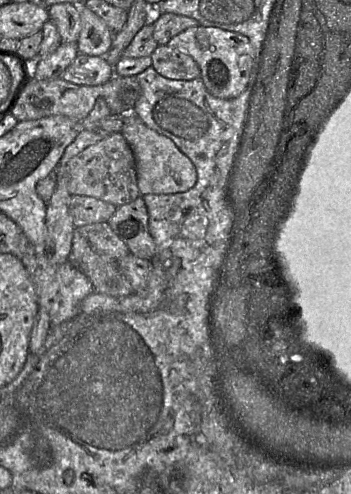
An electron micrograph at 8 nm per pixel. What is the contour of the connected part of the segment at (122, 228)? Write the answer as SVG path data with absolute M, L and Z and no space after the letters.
M141 196L117 207L108 223L133 255L152 260L156 253L156 244L149 231L148 209Z

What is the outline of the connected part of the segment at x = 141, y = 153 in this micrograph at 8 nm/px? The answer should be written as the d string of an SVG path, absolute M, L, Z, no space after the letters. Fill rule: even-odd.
M137 115L130 118L130 122L124 125L121 133L134 153L141 196L186 192L195 185L197 173L191 160L171 139L147 127Z

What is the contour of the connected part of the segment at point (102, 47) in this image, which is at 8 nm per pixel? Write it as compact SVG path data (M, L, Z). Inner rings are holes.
M84 4L79 5L82 29L76 41L80 54L106 56L112 46L114 33L105 22Z

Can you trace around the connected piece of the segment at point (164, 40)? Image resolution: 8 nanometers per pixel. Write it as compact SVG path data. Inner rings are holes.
M150 6L150 23L153 26L153 36L159 45L166 45L182 31L200 26L193 18L173 13L160 13Z

